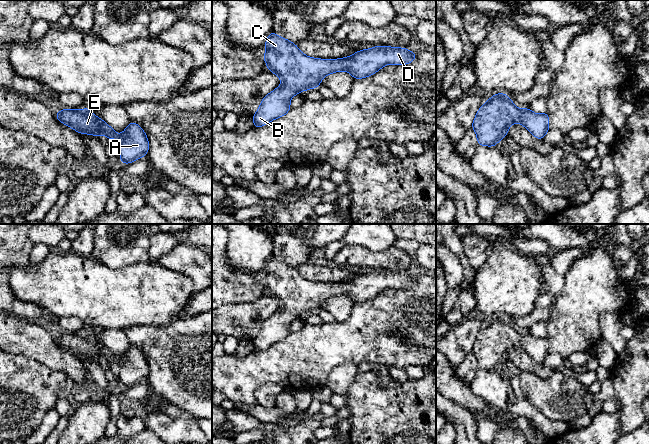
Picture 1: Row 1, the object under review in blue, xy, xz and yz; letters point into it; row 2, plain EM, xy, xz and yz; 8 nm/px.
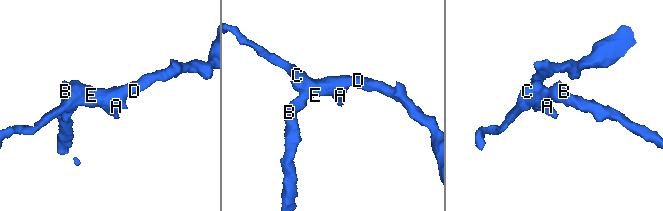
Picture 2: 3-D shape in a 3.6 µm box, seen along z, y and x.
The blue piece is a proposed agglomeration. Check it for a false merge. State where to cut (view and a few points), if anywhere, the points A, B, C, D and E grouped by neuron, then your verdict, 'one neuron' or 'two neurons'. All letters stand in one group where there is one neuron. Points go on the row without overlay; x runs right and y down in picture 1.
cut none; groups A B C D E; one neuron

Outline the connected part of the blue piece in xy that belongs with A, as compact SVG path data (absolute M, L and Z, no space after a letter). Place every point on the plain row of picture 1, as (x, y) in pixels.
M89 331L78 334L63 333L56 336L56 342L81 359L100 361L104 358L107 363L118 364L121 367L119 379L123 388L132 387L148 377L148 362L137 347L130 346L122 358L117 358L103 343L96 341Z

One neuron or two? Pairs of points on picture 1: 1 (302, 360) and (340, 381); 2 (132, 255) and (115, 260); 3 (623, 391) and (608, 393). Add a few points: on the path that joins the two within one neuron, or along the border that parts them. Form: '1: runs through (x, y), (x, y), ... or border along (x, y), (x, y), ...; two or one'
1: border along (349, 362), (337, 365), (331, 371), (325, 385); two
2: runs through (128, 255), (119, 256); one
3: border along (609, 378), (616, 400); two

